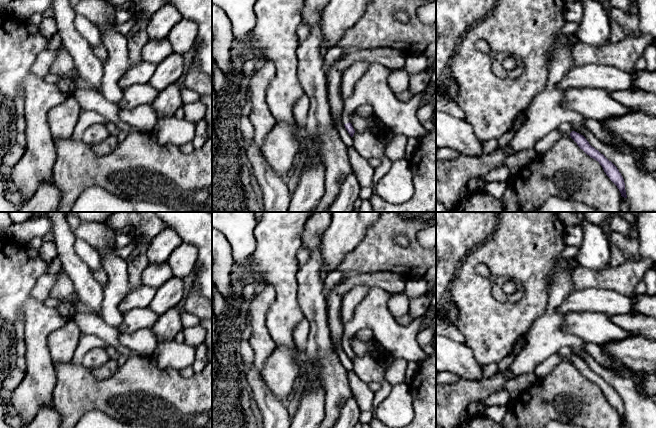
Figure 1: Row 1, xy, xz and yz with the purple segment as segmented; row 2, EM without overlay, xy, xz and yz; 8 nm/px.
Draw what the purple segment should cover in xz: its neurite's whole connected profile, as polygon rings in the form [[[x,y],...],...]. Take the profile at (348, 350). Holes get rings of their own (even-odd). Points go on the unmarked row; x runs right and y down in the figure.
[[[371,287],[366,293],[365,297],[356,306],[353,318],[344,324],[344,332],[342,336],[342,346],[351,361],[353,361],[355,354],[350,347],[350,339],[355,334],[363,329],[370,328],[373,332],[373,338],[394,358],[406,360],[408,363],[422,365],[427,354],[422,350],[417,342],[417,335],[422,331],[423,318],[415,318],[409,325],[401,325],[392,316],[388,301],[393,294],[379,287]]]

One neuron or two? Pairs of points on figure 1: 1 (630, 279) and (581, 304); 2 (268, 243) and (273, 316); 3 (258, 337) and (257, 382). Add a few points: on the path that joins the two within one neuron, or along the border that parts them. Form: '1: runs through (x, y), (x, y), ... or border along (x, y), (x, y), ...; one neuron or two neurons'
1: border along (586, 288), (607, 288), (630, 296); two neurons
2: runs through (275, 261), (282, 276), (282, 298); one neuron
3: border along (254, 365), (259, 370); two neurons

